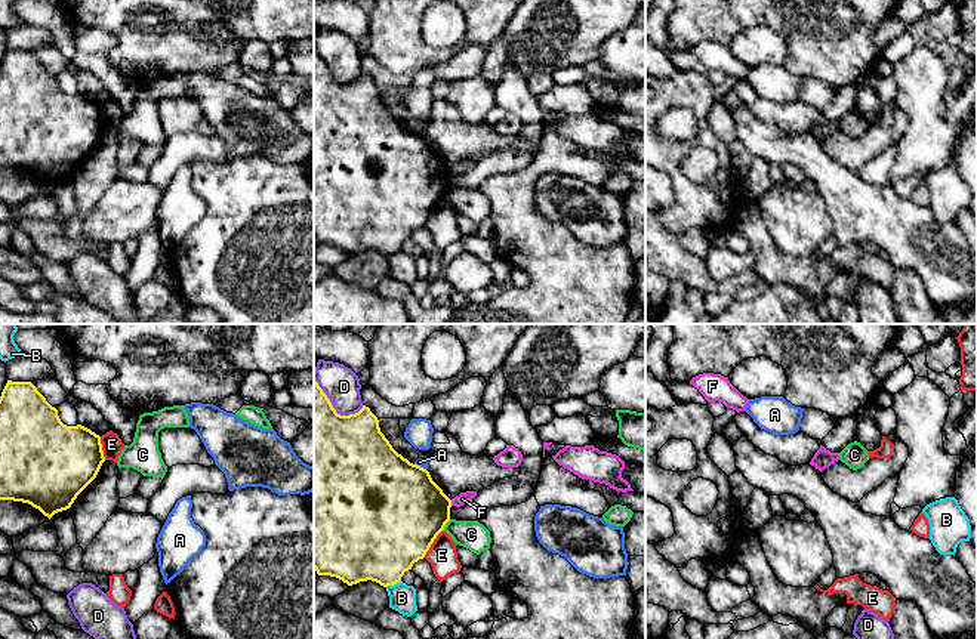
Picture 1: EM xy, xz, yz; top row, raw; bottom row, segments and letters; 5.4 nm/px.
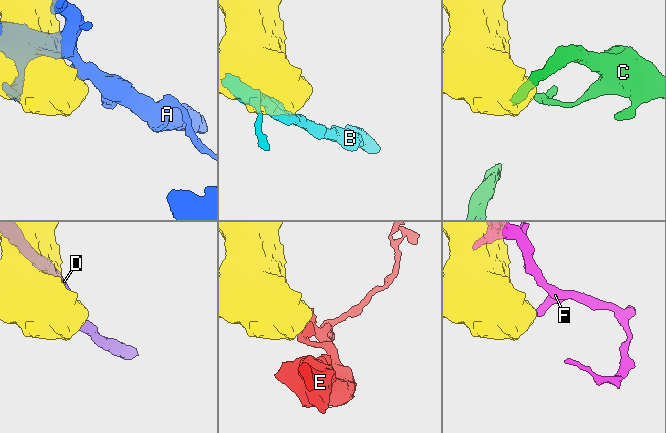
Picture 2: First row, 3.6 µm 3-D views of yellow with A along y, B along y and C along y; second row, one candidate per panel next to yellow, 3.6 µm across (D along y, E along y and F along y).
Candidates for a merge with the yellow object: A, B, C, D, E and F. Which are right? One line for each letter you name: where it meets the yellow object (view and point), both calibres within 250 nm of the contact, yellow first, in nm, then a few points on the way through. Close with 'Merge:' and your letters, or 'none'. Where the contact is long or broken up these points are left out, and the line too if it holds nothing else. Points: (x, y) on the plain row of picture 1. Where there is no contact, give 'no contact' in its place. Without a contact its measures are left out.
Merge: none

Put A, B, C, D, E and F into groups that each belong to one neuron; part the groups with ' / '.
A / B / C / D / E / F

